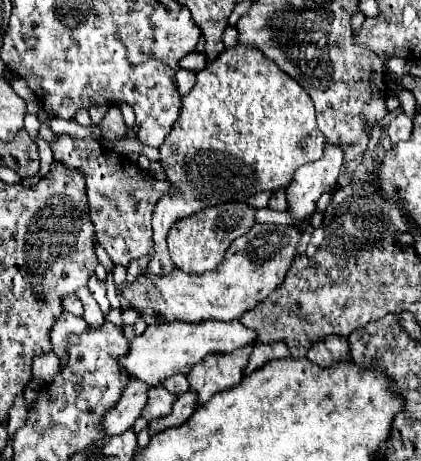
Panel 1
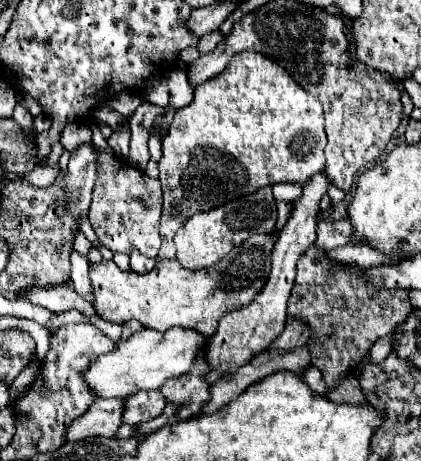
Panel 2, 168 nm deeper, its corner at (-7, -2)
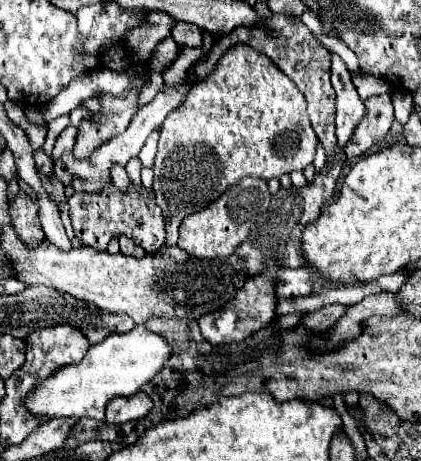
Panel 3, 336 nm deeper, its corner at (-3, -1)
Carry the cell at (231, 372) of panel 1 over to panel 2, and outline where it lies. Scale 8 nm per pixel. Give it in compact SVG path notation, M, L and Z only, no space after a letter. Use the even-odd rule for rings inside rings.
M324 170L318 172L316 176L312 176L312 180L308 180L308 184L302 186L302 196L292 202L294 208L290 212L290 218L288 218L286 226L280 230L278 240L274 244L272 270L270 270L266 286L260 290L260 294L248 306L228 312L220 320L216 334L208 340L206 362L212 370L224 370L224 374L236 372L238 368L248 364L248 360L252 360L254 356L264 352L270 346L270 342L274 342L276 336L280 336L280 332L284 330L286 304L288 304L290 290L292 290L294 278L296 278L296 260L316 242L320 200L328 192L330 186L332 186L332 180L328 180L328 174Z

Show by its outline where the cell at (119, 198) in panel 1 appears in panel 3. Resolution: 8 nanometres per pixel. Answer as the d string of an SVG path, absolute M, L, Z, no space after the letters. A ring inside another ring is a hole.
M108 185L100 193L74 193L68 199L68 207L76 239L98 251L106 251L108 241L112 237L120 237L122 233L132 237L134 243L142 245L146 253L154 253L166 243L164 215L144 187L130 187L130 191L122 193L114 185Z

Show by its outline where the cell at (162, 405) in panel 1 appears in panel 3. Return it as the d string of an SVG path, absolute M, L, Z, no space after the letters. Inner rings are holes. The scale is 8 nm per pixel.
M136 391L136 395L130 395L128 399L112 399L106 407L106 423L126 423L134 419L146 417L146 413L152 409L152 399L144 391Z

